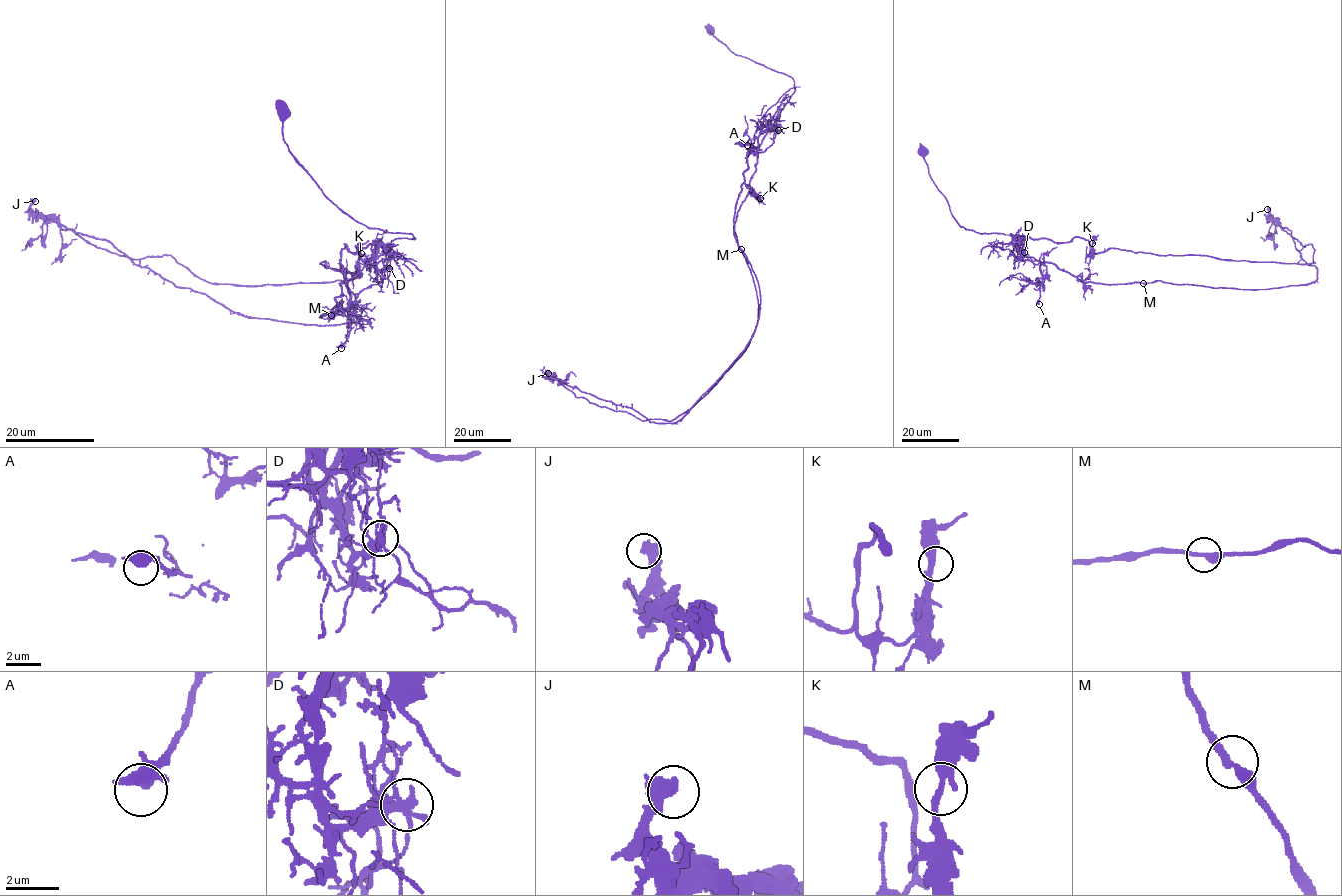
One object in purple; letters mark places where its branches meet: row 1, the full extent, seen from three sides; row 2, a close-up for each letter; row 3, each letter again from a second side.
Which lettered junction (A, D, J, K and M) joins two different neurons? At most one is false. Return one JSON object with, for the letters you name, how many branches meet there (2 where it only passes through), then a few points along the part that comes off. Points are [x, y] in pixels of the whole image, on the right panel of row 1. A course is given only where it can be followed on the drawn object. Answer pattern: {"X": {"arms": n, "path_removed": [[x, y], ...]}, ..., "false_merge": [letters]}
{"D": {"arms": 2, "path_removed": [[1024, 252], [1043, 275], [1052, 262], [1082, 282], [1270, 289], [1316, 279], [1274, 220], [1260, 237]]}, "false_merge": ["D"]}

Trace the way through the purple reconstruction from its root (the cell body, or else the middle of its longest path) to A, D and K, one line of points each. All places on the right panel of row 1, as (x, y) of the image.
A: (922, 150), (931, 179), (961, 226), (981, 233), (1011, 235), (1018, 253), (1045, 266), (1039, 304)
D: (922, 150), (931, 179), (961, 226), (981, 233), (1011, 235), (1018, 253), (1024, 252)
K: (922, 150), (931, 179), (957, 222), (966, 229), (1056, 242), (1084, 238), (1089, 242), (1090, 256), (1092, 243)

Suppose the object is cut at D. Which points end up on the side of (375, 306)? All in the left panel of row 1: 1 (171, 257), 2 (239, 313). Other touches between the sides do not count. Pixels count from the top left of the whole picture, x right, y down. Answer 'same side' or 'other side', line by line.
1: other side
2: same side

